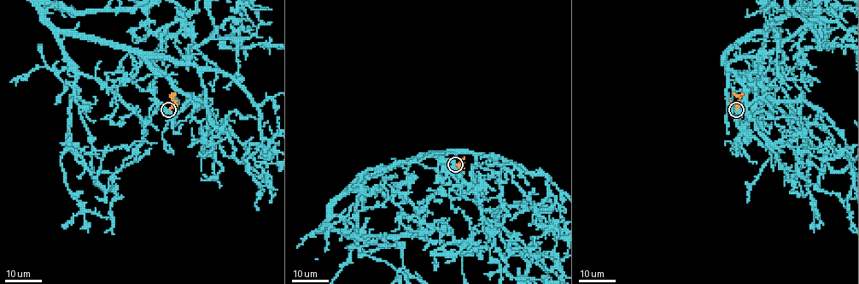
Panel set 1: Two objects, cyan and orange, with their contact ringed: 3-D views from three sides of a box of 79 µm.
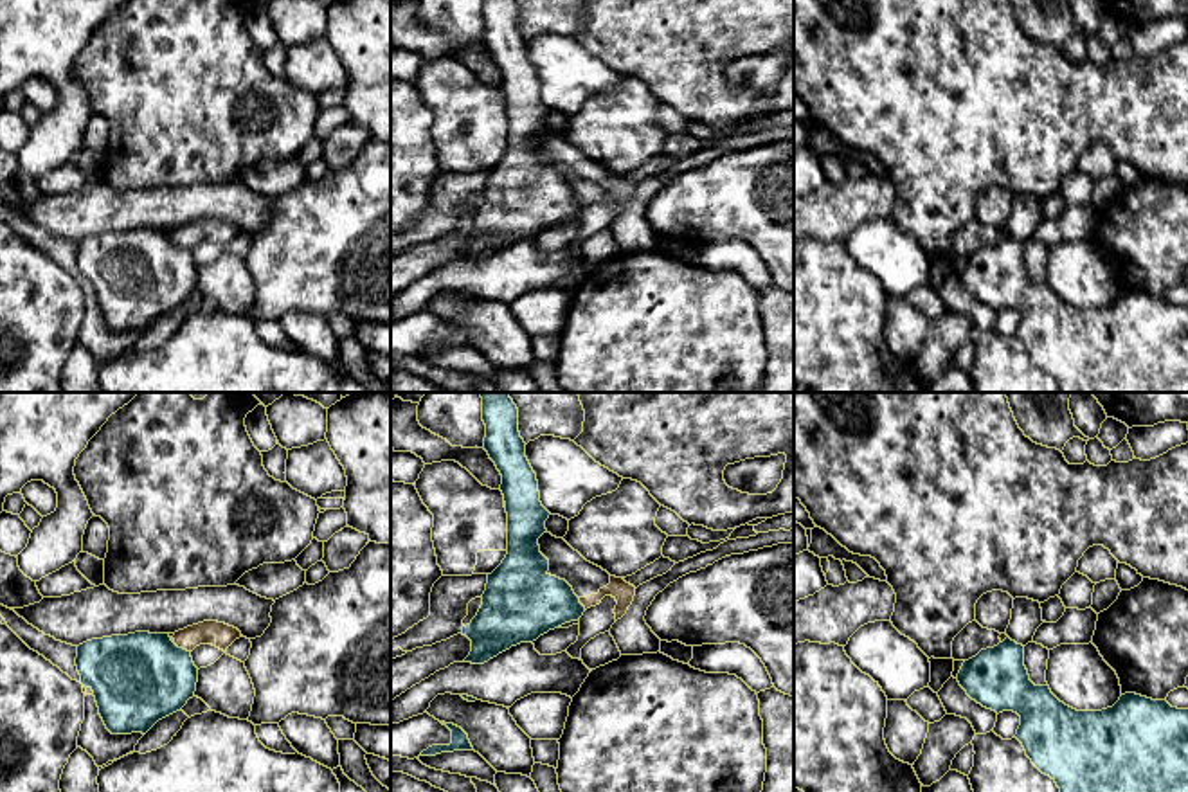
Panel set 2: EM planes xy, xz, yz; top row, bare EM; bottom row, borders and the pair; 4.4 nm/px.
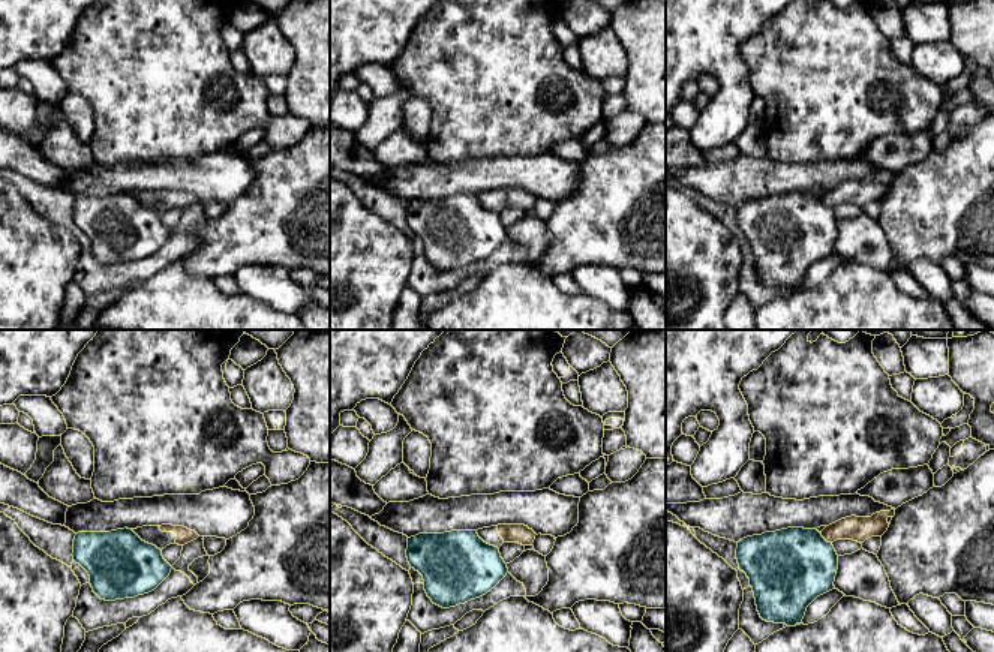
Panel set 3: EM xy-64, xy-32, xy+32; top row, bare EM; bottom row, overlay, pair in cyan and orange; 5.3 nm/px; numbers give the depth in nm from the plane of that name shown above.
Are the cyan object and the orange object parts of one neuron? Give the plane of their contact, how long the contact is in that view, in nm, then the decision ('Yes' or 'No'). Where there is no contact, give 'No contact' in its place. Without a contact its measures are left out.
Touches cyan in xy. Shared border 90 nm. No

